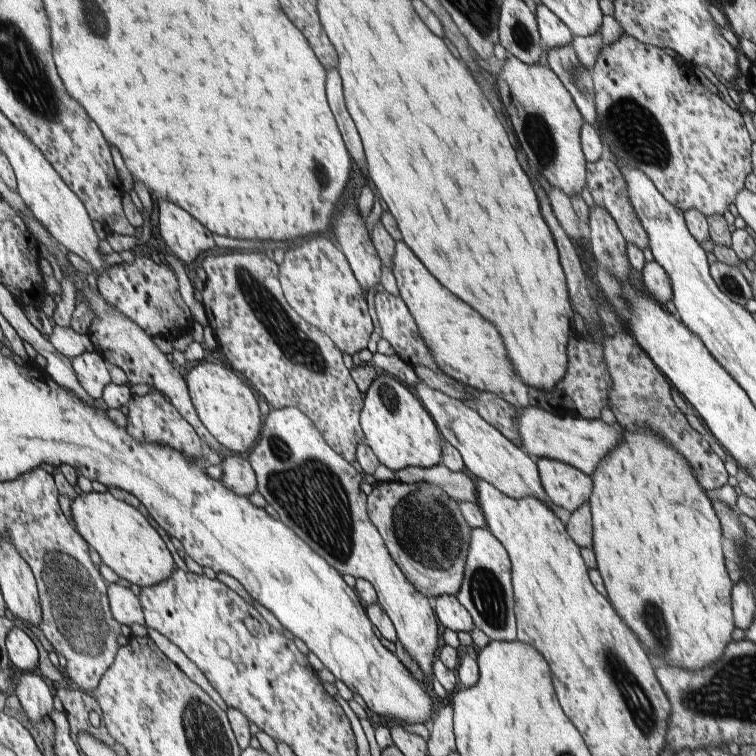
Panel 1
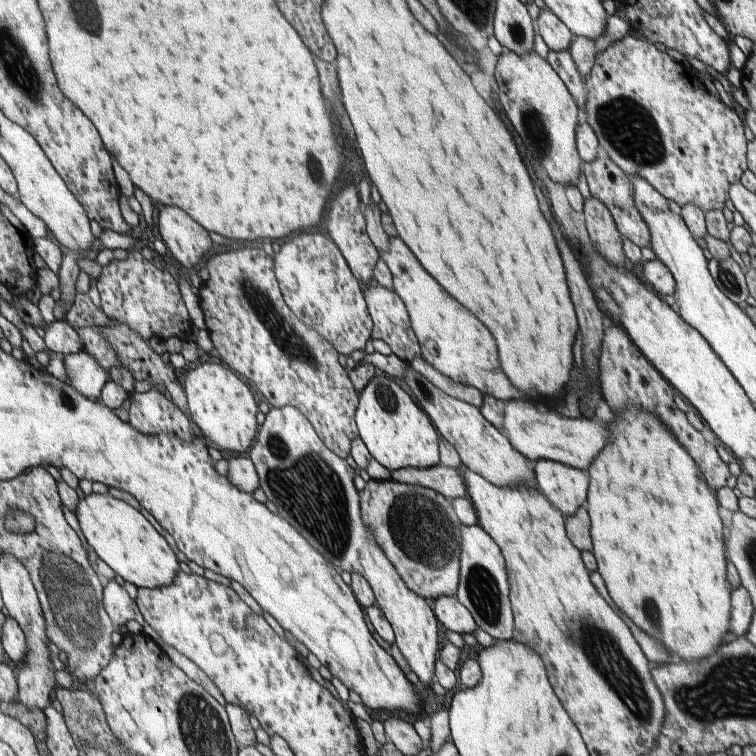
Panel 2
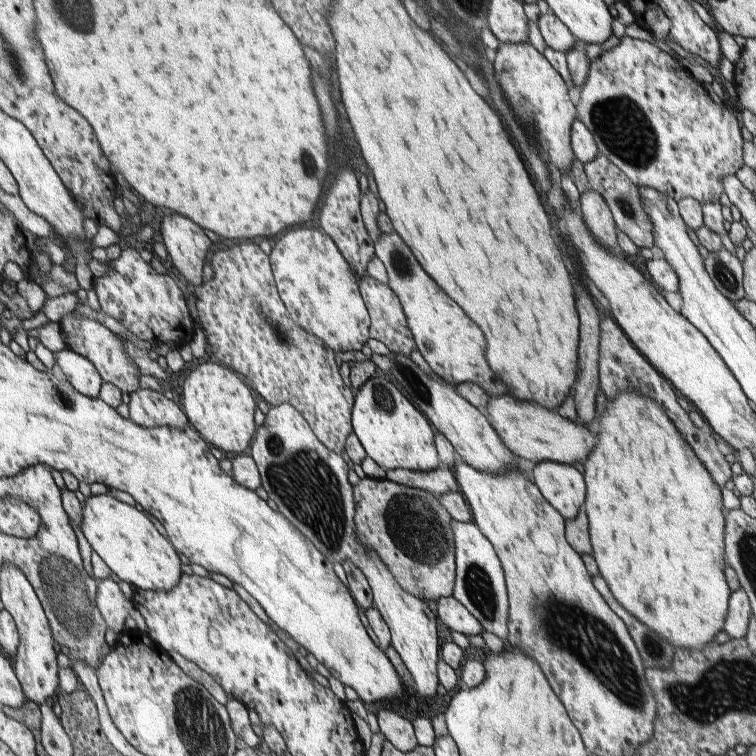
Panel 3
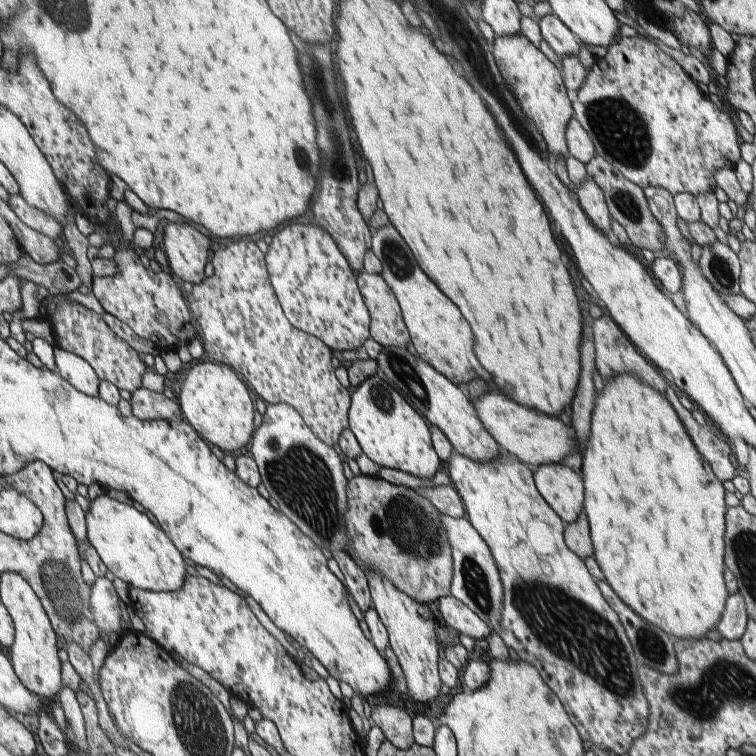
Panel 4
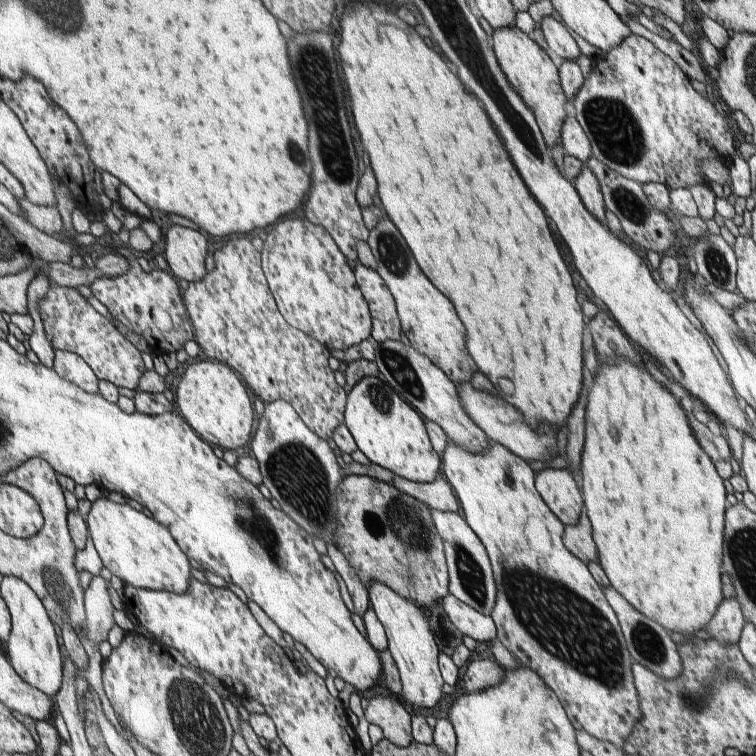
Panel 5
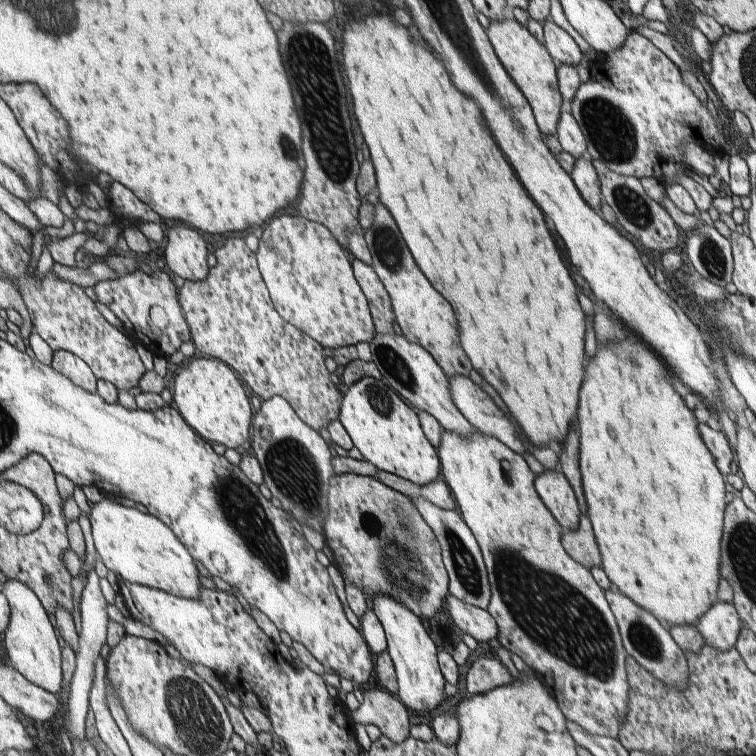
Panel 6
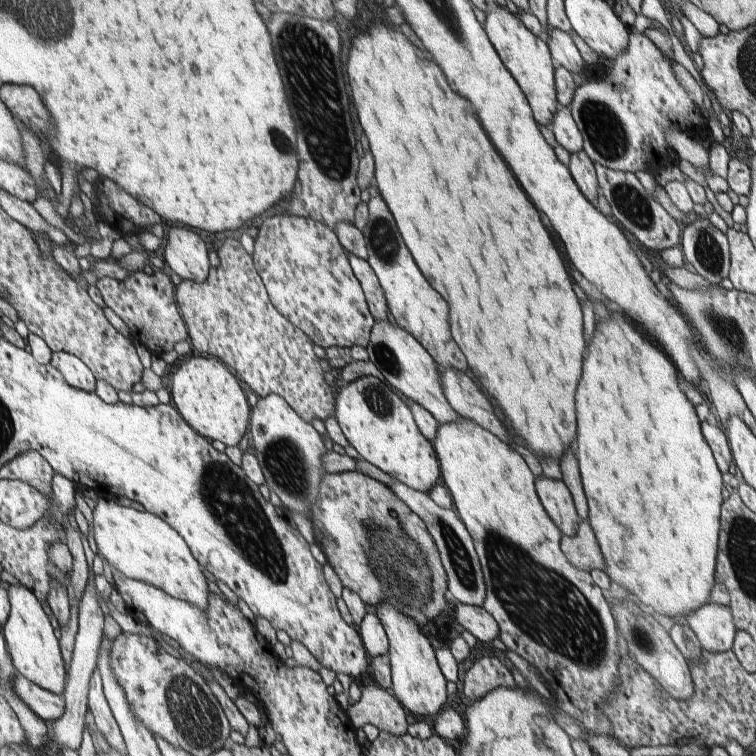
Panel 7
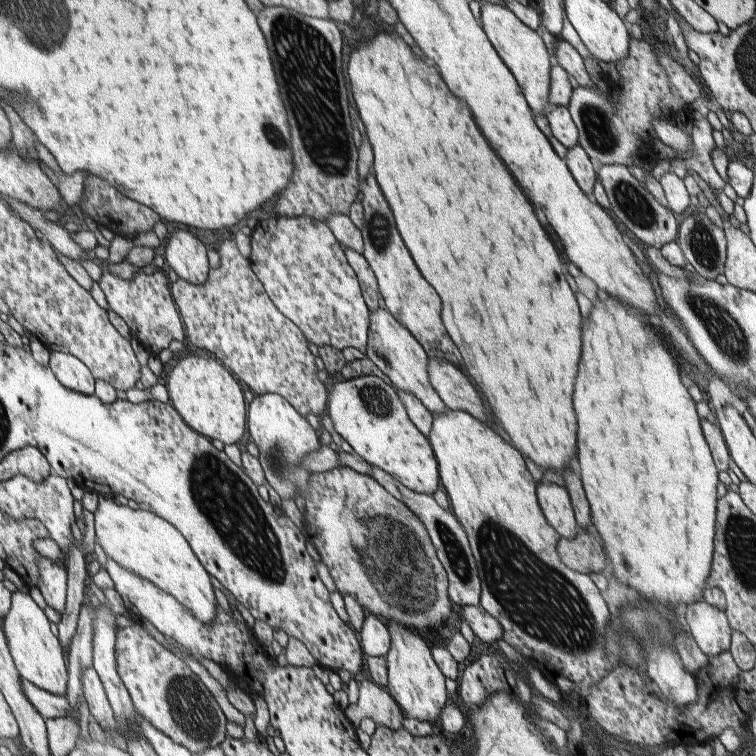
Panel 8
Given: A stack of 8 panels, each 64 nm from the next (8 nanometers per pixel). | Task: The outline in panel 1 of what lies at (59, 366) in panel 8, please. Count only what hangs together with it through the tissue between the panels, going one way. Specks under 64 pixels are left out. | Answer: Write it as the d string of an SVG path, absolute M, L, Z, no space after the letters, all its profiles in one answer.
M94 350L70 360L79 383L94 400L98 400L111 383L105 359Z

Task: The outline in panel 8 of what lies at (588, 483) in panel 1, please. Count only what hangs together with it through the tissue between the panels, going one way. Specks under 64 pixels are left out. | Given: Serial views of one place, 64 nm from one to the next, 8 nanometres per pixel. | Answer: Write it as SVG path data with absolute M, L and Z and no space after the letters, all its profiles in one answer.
M543 480L538 485L538 500L546 520L557 529L560 538L571 539L577 535L580 526L566 487Z

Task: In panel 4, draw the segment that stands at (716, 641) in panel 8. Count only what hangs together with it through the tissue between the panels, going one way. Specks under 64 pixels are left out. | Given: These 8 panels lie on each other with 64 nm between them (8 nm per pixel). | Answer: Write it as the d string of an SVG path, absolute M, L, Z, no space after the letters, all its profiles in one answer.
M739 592L732 593L725 602L722 618L717 624L718 632L729 641L741 640L748 619L747 604L743 596Z

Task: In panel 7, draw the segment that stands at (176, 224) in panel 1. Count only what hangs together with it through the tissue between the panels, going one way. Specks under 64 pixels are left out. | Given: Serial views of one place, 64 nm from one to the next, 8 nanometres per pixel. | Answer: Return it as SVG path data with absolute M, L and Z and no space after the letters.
M173 225L164 251L170 270L182 279L203 283L208 278L208 252L202 238L185 226Z

